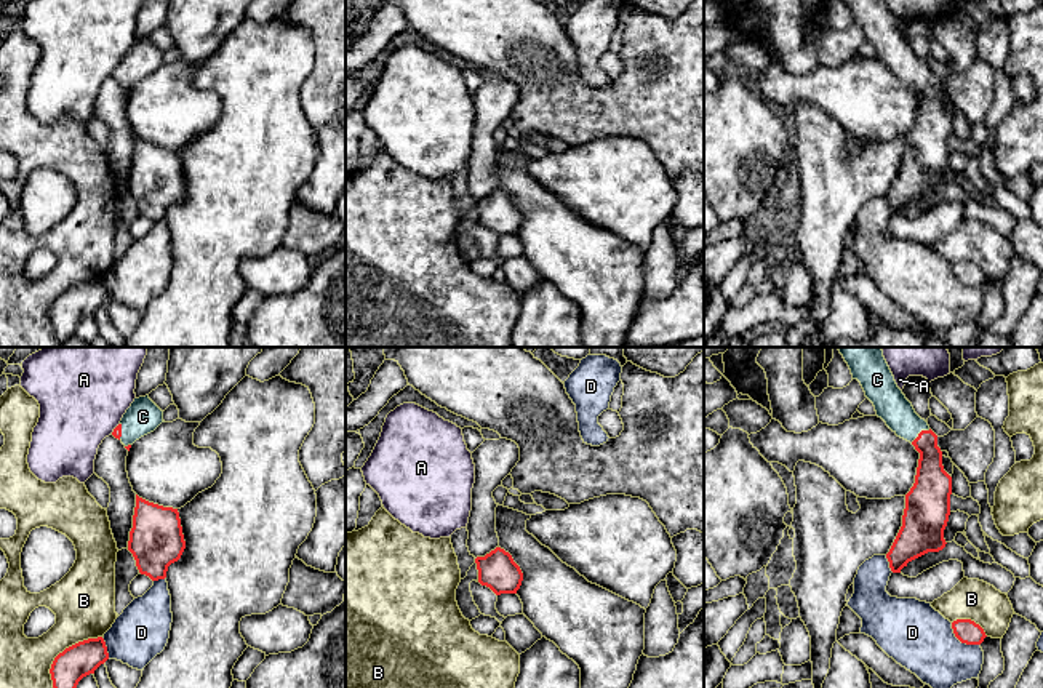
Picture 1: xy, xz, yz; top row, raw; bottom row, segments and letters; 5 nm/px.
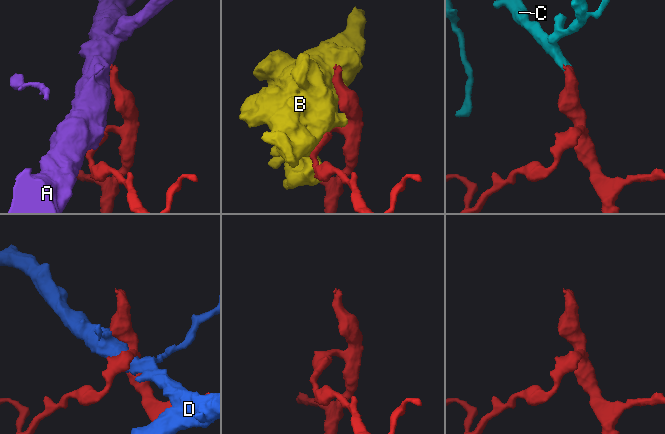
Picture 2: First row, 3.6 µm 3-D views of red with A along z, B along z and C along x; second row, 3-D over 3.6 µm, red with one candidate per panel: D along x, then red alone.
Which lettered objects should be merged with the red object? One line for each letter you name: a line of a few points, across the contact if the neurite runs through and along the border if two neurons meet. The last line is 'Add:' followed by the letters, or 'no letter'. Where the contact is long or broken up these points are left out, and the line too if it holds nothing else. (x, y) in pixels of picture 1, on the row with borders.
Add: C

